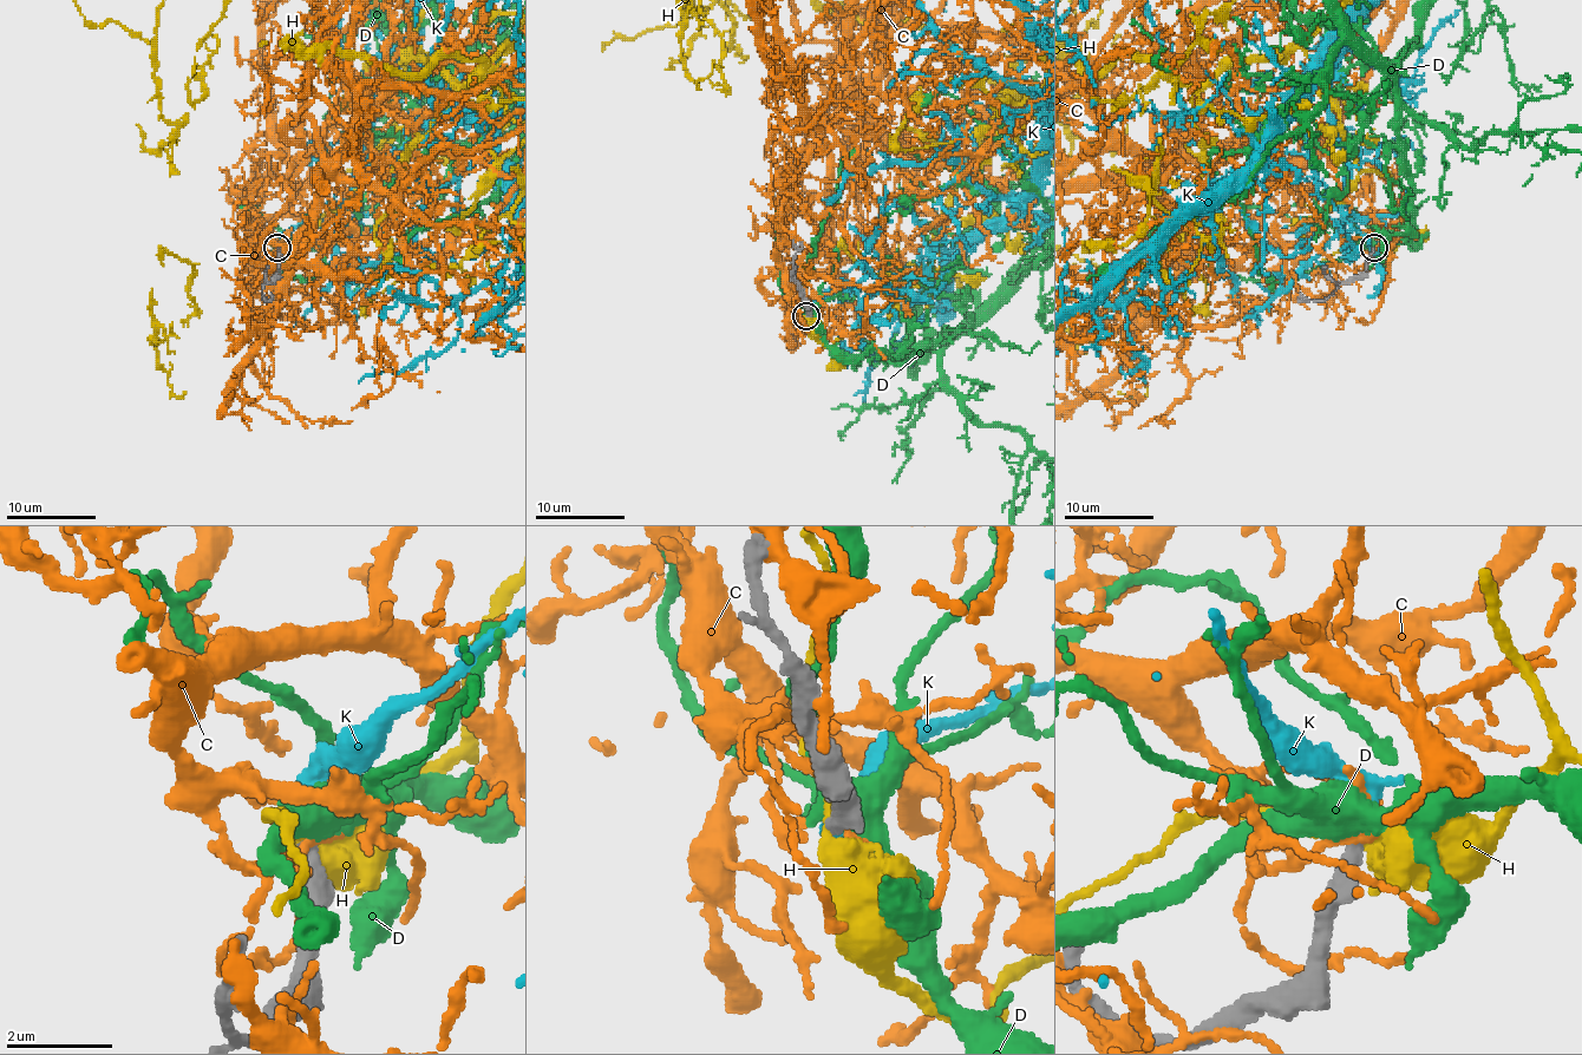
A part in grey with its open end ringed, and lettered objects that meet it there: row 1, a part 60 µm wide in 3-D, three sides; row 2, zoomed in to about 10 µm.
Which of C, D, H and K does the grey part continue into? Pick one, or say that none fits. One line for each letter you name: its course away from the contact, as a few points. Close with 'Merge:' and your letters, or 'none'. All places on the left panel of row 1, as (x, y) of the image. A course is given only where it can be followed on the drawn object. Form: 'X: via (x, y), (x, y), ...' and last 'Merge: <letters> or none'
Merge: K

